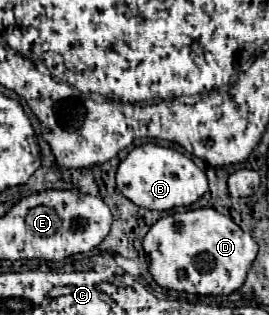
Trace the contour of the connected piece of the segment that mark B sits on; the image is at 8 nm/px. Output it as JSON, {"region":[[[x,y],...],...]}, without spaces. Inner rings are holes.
{"region":[[[158,144],[136,146],[118,166],[118,190],[136,206],[166,212],[172,208],[186,208],[208,192],[206,174],[184,154]]]}

